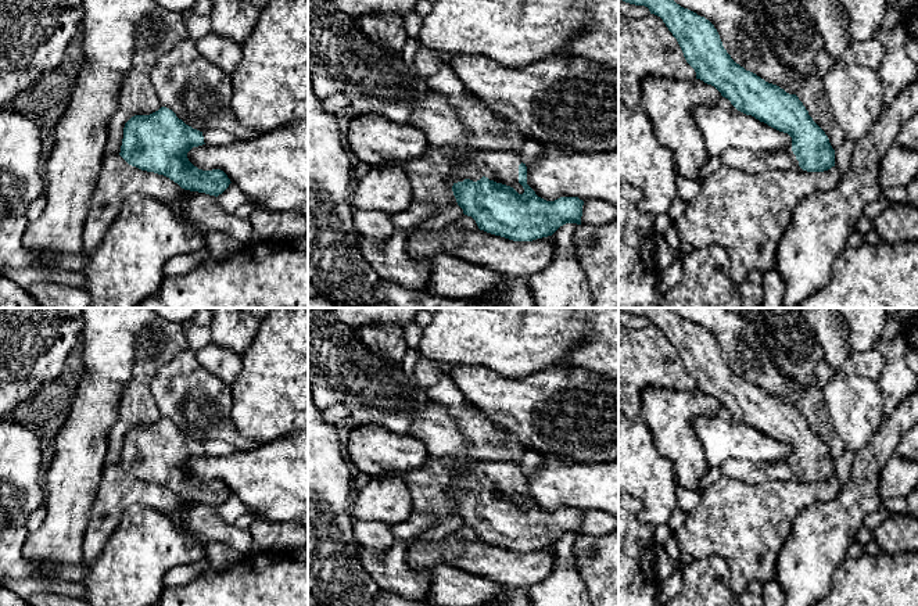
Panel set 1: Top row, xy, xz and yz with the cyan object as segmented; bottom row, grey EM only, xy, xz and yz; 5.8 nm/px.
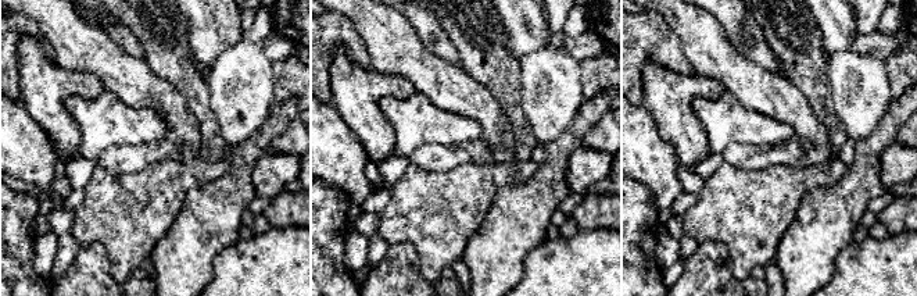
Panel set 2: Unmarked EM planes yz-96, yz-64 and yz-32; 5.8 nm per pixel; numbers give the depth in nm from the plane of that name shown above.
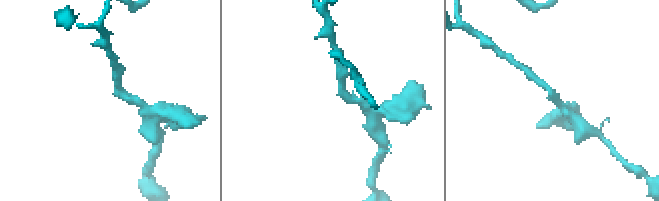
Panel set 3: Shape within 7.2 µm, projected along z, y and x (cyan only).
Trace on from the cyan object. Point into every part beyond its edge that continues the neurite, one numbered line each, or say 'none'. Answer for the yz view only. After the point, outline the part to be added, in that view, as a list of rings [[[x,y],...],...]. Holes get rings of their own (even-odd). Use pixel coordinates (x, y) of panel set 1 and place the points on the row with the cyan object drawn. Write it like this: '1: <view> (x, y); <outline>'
1: yz (743, 160); [[[728,148],[721,155],[722,165],[757,173],[763,171],[795,171],[799,169],[799,161],[792,150],[777,153],[754,153],[746,148]]]

